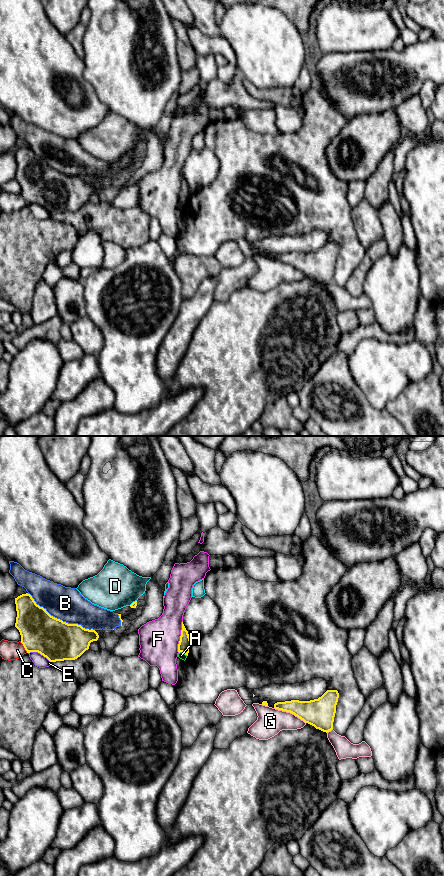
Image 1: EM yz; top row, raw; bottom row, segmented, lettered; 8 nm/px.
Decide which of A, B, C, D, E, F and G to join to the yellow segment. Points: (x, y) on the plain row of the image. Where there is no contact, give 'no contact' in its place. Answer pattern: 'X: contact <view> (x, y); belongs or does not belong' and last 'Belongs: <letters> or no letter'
A: contact yz (183, 204); does not belong
B: contact yz (59, 171); does not belong
C: contact yz (24, 199); does not belong
D: contact yz (133, 154); does not belong
E: contact yz (39, 204); does not belong
F: contact yz (180, 189); does not belong
G: contact yz (290, 264); does not belong
Belongs: no letter

